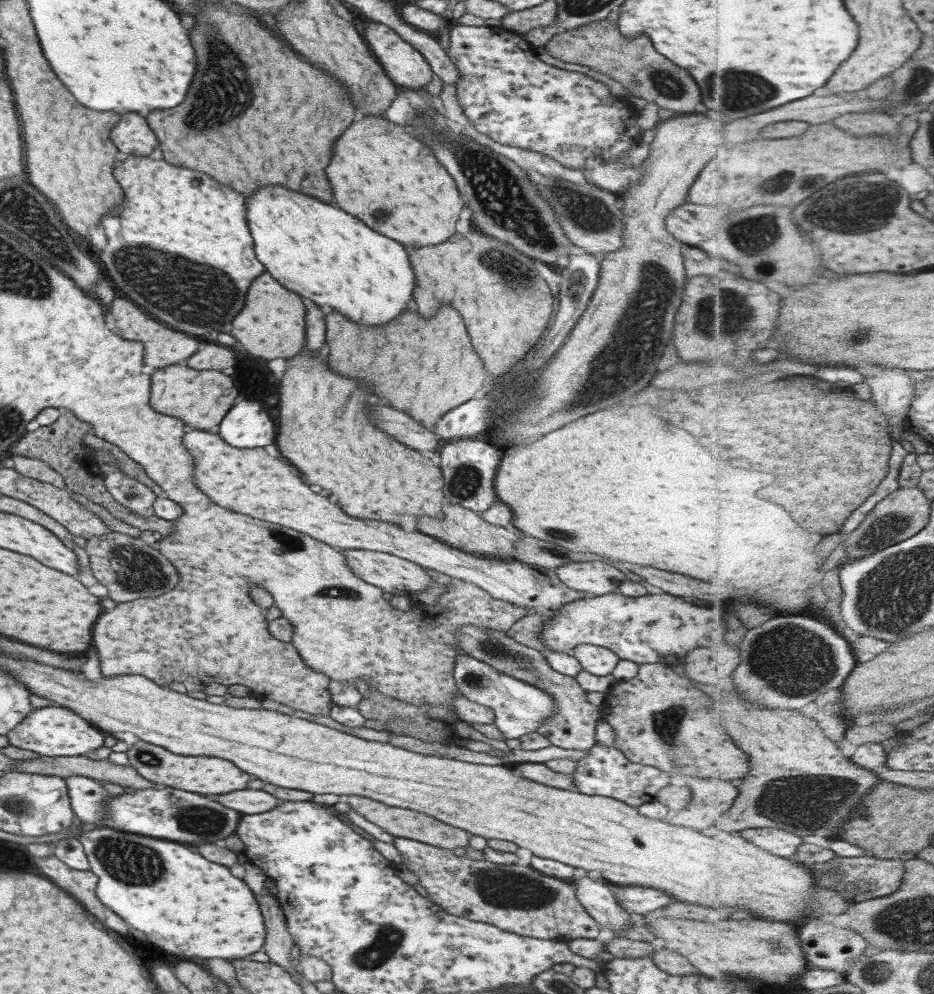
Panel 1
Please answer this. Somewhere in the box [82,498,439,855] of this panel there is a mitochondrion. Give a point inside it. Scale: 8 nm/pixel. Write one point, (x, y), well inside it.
(136, 570)

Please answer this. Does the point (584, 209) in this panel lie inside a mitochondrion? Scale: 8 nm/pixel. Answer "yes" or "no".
yes

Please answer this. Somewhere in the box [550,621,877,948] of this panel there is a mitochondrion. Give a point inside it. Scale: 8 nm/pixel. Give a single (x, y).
(812, 803)

